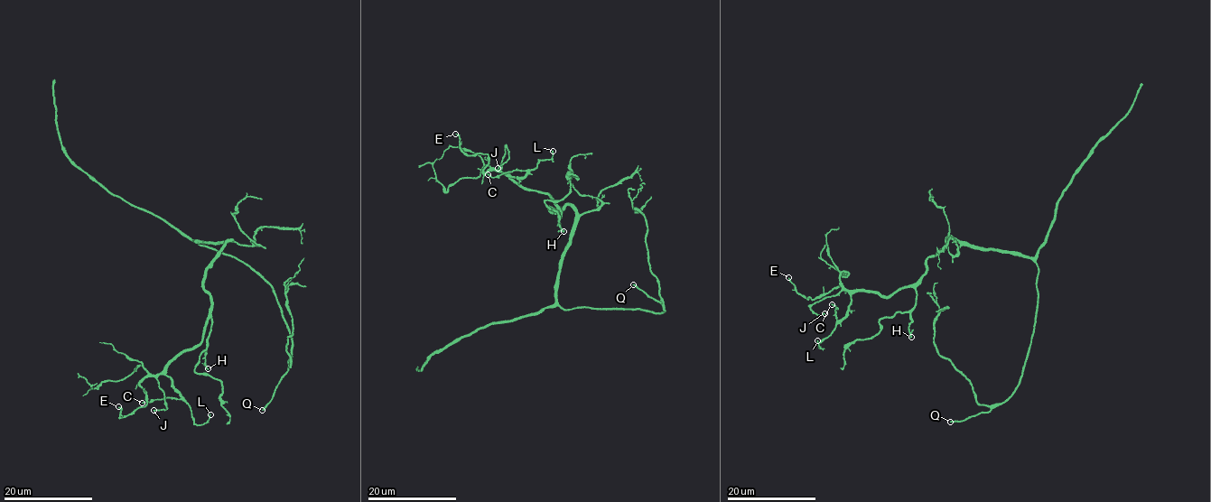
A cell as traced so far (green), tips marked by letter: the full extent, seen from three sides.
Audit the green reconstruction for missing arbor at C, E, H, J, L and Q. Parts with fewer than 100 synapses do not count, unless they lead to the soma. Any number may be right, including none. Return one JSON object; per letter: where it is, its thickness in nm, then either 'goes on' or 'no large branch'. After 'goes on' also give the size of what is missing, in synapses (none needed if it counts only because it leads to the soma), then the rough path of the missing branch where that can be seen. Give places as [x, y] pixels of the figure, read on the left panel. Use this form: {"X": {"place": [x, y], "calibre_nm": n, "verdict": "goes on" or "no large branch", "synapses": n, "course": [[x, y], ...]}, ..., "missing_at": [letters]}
{"C": {"place": [142, 403], "calibre_nm": 160, "verdict": "no large branch"}, "E": {"place": [118, 406], "calibre_nm": 200, "verdict": "no large branch"}, "H": {"place": [208, 368], "calibre_nm": 140, "verdict": "no large branch"}, "J": {"place": [153, 410], "calibre_nm": 140, "verdict": "no large branch"}, "L": {"place": [210, 414], "calibre_nm": 110, "verdict": "no large branch"}, "Q": {"place": [262, 410], "calibre_nm": 160, "verdict": "goes on"}, "missing_at": ["Q"]}

